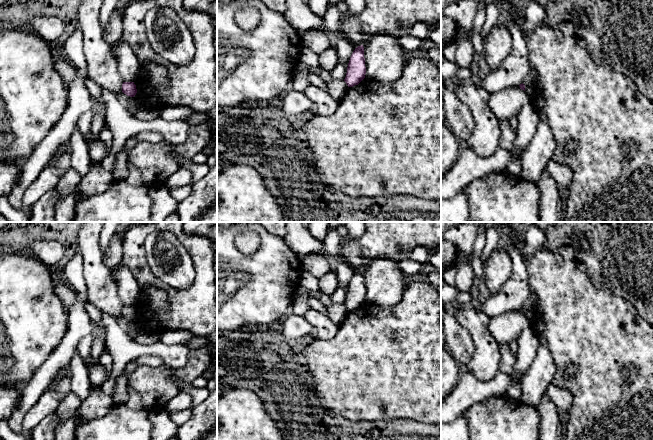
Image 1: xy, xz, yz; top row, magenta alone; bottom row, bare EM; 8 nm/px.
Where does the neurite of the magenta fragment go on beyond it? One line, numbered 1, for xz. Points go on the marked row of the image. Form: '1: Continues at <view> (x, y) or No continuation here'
1: No continuation here

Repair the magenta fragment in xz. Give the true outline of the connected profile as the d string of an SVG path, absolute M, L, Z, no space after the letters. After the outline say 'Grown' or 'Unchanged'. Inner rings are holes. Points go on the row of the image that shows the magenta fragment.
M361 45L355 48L350 57L344 81L346 82L348 87L353 87L355 85L358 85L365 78L365 74L366 67L364 47L363 45Z. Unchanged

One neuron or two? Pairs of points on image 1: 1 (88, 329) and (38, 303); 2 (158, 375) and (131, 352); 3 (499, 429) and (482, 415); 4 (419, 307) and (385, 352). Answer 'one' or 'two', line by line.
1: two
2: two
3: one
4: one

